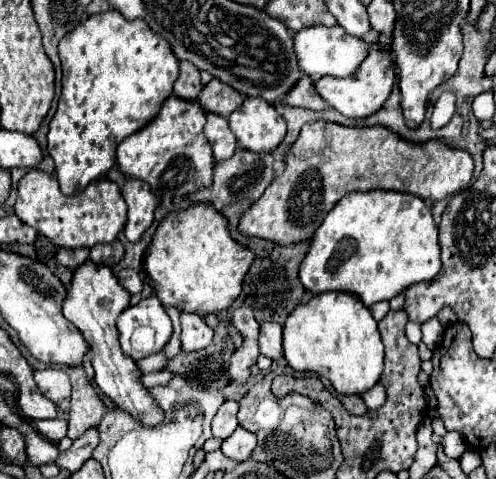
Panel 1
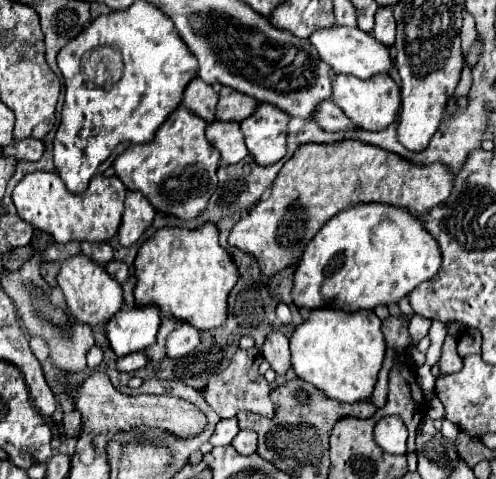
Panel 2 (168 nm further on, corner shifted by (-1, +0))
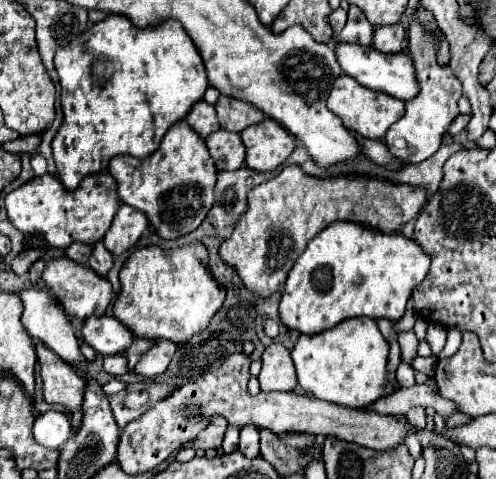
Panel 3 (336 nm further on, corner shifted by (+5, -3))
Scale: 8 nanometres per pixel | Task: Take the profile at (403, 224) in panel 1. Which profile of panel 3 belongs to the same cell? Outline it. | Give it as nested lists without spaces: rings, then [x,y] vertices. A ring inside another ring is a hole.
[[[334,223],[334,227],[326,227],[322,235],[316,235],[306,251],[296,259],[290,275],[286,279],[282,299],[280,299],[280,321],[290,329],[302,335],[316,335],[344,319],[350,317],[372,317],[372,319],[390,319],[400,321],[406,303],[416,289],[424,281],[430,269],[430,257],[414,243],[400,233],[394,235],[374,235],[374,231],[366,231],[366,227],[354,227],[354,223]]]

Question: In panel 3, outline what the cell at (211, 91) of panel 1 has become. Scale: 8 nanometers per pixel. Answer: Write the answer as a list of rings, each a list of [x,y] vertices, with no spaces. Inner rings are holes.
[[[220,95],[216,103],[216,113],[222,129],[234,131],[234,133],[242,133],[246,127],[266,119],[266,115],[256,107],[250,107],[250,103],[242,103],[238,99],[230,99],[224,95]]]

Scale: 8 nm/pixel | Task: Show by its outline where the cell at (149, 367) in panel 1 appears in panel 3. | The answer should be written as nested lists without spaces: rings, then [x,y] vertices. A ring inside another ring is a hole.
[[[106,355],[104,357],[104,369],[106,369],[106,373],[110,373],[110,375],[124,375],[126,371],[128,371],[128,367],[126,367],[126,357],[124,355]]]

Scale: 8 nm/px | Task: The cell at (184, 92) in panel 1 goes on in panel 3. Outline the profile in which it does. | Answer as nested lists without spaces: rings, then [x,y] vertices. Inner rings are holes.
[[[198,101],[196,107],[192,107],[192,111],[186,117],[188,125],[202,137],[206,139],[210,133],[220,129],[220,121],[216,117],[214,105],[208,105],[206,101]]]

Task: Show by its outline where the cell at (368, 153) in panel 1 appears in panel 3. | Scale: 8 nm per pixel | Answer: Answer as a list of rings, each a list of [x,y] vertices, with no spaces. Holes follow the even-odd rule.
[[[290,165],[284,167],[284,171],[278,177],[264,181],[248,191],[248,209],[242,215],[242,219],[236,223],[232,235],[226,241],[222,241],[220,257],[226,265],[236,269],[238,277],[242,279],[248,291],[266,299],[272,293],[282,291],[284,281],[298,255],[306,249],[306,243],[330,223],[350,221],[364,227],[368,225],[380,233],[400,233],[402,227],[420,213],[424,203],[426,203],[426,195],[422,195],[422,191],[410,191],[410,187],[394,187],[384,179],[362,179],[362,177],[316,179],[316,177],[308,177],[298,165]]]

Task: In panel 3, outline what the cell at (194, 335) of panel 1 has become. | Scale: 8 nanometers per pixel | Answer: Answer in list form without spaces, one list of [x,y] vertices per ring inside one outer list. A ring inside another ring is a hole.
[[[170,341],[154,343],[152,349],[146,351],[142,355],[142,359],[138,361],[138,365],[134,367],[134,373],[142,375],[142,377],[156,377],[156,375],[164,373],[174,351],[176,351],[176,345],[170,343]]]

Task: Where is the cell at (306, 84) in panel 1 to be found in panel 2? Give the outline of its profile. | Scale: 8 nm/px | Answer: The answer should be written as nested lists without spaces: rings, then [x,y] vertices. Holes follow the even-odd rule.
[[[322,100],[316,106],[316,112],[312,114],[312,120],[318,122],[320,128],[330,130],[330,132],[352,128],[352,122],[348,120],[348,116],[332,100]]]

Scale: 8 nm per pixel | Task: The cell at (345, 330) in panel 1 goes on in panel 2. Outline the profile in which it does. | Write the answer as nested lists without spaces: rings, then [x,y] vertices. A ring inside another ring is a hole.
[[[314,308],[290,338],[292,368],[298,378],[314,384],[328,398],[338,402],[366,400],[378,380],[384,362],[384,336],[380,318],[370,310],[348,312],[342,308]]]

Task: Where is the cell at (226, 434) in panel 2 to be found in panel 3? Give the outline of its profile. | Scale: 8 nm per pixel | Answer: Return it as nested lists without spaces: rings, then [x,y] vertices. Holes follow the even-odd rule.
[[[228,427],[226,435],[224,435],[224,443],[222,443],[222,449],[224,453],[234,453],[238,449],[238,429],[236,427]]]

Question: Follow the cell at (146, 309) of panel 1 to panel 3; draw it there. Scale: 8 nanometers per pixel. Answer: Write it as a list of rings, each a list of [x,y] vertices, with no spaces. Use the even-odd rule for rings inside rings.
[[[90,315],[82,325],[82,339],[100,355],[116,355],[132,343],[134,335],[112,315]]]

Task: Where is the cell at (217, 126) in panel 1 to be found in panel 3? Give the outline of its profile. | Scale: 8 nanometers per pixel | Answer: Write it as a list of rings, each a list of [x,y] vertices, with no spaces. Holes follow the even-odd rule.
[[[220,129],[206,139],[206,147],[218,171],[236,171],[244,165],[244,143],[238,133]]]

